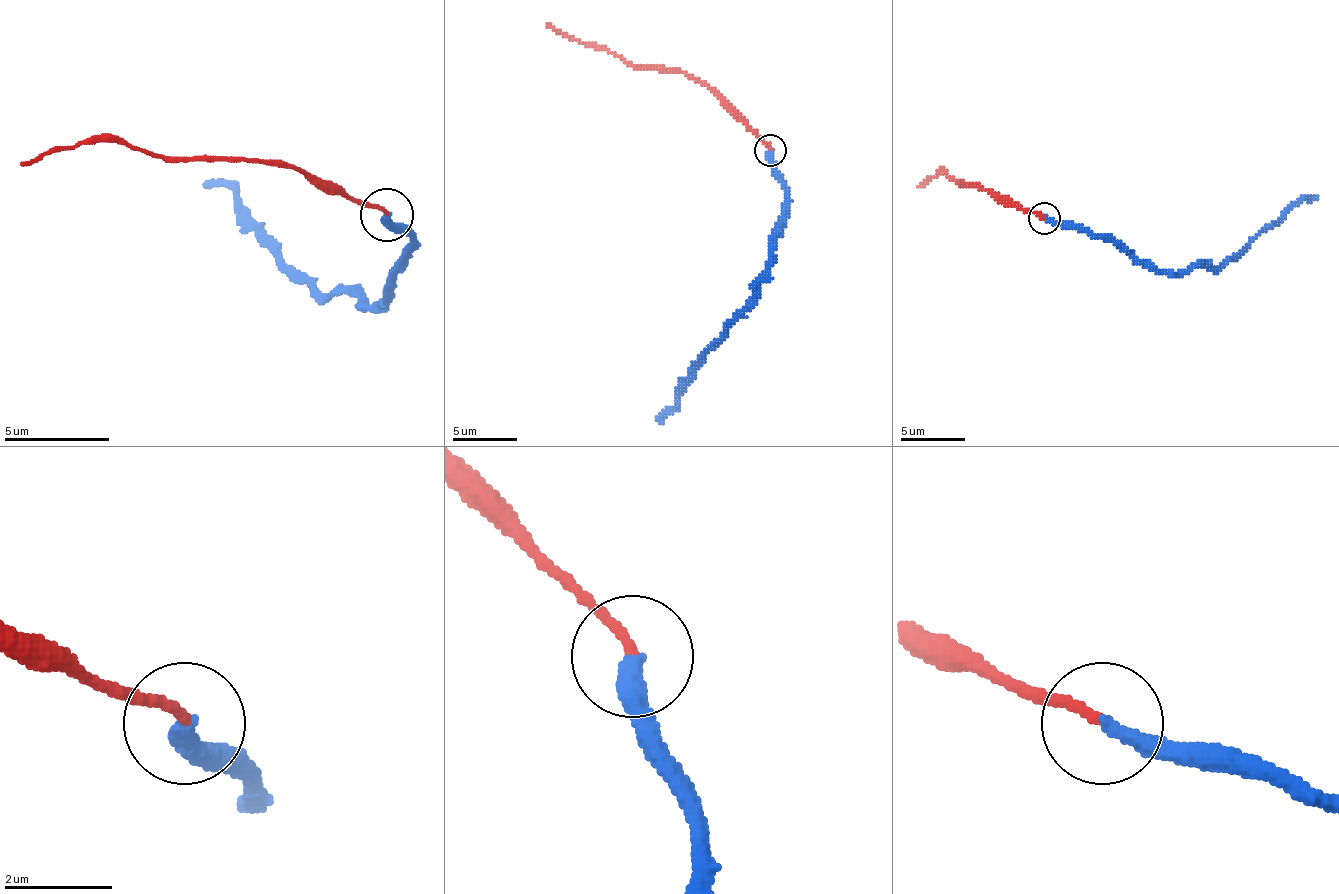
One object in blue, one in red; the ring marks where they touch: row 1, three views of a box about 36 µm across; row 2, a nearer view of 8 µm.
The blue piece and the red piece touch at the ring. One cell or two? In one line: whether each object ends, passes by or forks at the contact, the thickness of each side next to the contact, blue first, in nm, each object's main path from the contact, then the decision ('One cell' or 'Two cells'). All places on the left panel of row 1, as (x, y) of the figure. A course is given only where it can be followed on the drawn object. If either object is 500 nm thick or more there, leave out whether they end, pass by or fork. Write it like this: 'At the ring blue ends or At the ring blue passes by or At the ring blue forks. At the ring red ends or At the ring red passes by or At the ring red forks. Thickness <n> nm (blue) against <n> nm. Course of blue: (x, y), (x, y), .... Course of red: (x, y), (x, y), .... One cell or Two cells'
At the ring blue ends. At the ring red ends. Thickness 340 nm (blue) against 180 nm. Course of blue: (385, 216), (411, 237), (411, 242), (385, 300), (369, 305), (359, 295), (322, 295), (232, 195), (206, 179). Course of red: (385, 216), (317, 190), (296, 169), (243, 158), (164, 158), (127, 142), (85, 142), (22, 163). Two cells

